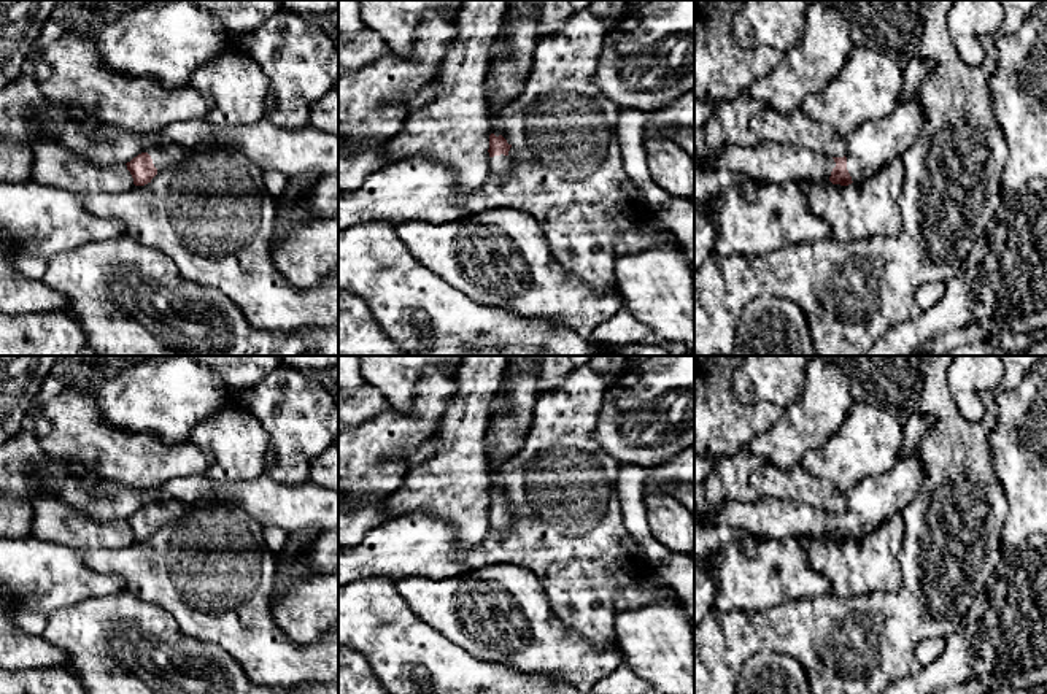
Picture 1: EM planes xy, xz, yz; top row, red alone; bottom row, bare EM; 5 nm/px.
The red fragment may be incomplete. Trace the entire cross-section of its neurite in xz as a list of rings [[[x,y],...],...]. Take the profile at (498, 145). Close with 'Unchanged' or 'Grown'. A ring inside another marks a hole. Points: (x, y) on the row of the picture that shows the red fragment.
[[[491,124],[489,135],[489,172],[496,176],[508,176],[513,168],[520,165],[520,160],[515,160],[508,156],[512,145],[499,133],[499,130]]]. Grown

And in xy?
[[[148,137],[148,151],[138,154],[130,162],[127,162],[127,170],[133,178],[135,186],[145,186],[157,175],[157,168],[153,160],[165,160],[168,165],[173,165],[184,156],[184,149],[180,146],[170,145],[156,145],[153,137]]]. Grown

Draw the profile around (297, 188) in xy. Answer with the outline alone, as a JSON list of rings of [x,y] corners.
[[[316,175],[291,178],[283,197],[276,200],[276,206],[280,208],[284,203],[305,199],[305,195],[310,194],[311,187],[319,178],[321,176]]]

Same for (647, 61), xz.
[[[650,0],[605,33],[594,83],[621,110],[640,111],[694,91],[694,0]]]

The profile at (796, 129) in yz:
[[[766,106],[751,116],[748,125],[758,141],[775,141],[815,152],[826,151],[831,157],[847,154],[845,138],[829,125],[809,118],[801,108],[778,113]]]

